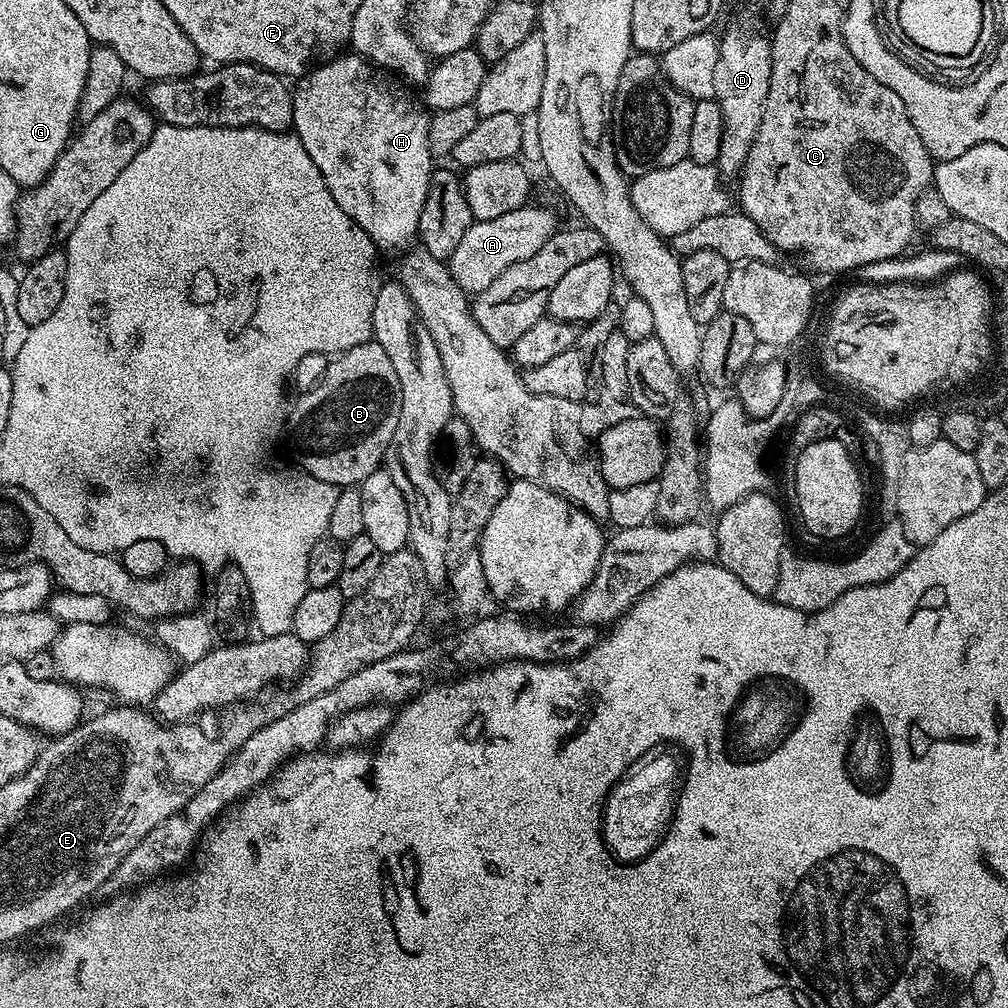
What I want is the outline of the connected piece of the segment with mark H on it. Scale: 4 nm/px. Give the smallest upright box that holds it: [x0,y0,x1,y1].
[292,55,434,249]

